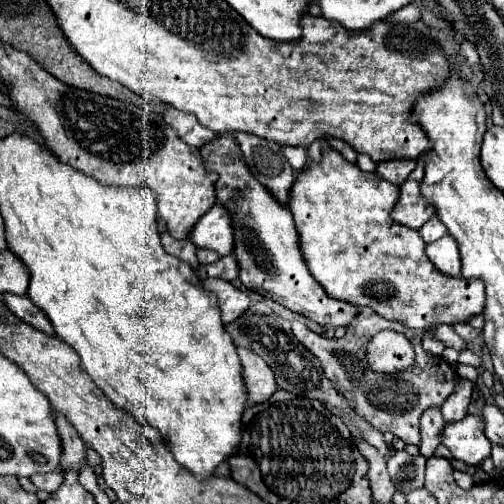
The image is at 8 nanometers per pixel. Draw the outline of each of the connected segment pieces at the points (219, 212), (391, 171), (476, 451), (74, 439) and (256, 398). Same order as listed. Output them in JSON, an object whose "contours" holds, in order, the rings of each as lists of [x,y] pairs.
{"contours":[[[[214,205],[194,227],[190,241],[196,247],[206,247],[218,255],[228,255],[234,251],[232,217],[222,205]]],[[[392,159],[392,161],[378,163],[376,173],[394,185],[400,185],[400,183],[404,183],[404,179],[408,179],[408,175],[414,171],[414,167],[416,167],[416,161]]],[[[468,415],[460,421],[446,423],[440,441],[454,453],[456,459],[478,469],[474,473],[476,483],[490,479],[482,471],[482,463],[486,457],[490,457],[492,451],[492,443],[484,435],[484,419],[480,419],[478,415]]],[[[56,413],[54,419],[56,419],[56,427],[64,445],[64,453],[60,461],[62,469],[82,469],[86,461],[86,443],[80,439],[80,435],[74,431],[74,427],[66,421],[62,413]]],[[[238,347],[238,355],[244,365],[244,383],[248,389],[248,403],[252,405],[252,403],[268,401],[272,393],[276,391],[276,379],[272,369],[254,351]]]]}

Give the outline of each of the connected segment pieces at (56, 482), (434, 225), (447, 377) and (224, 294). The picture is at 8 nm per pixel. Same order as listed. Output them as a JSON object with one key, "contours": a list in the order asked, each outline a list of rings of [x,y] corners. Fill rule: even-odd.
{"contours":[[[[56,469],[54,473],[38,473],[38,475],[32,475],[30,479],[32,479],[32,483],[38,489],[44,489],[48,493],[54,493],[62,485],[62,481],[64,481],[64,471],[62,469]]],[[[432,215],[432,219],[428,219],[428,223],[424,223],[424,227],[420,229],[420,235],[426,243],[432,243],[432,241],[440,239],[442,235],[446,235],[446,227],[440,223],[440,219],[436,219]]],[[[368,307],[360,309],[360,315],[352,321],[352,325],[348,327],[344,339],[320,337],[314,331],[310,331],[306,325],[302,325],[300,321],[292,323],[292,331],[294,331],[296,339],[312,355],[316,355],[320,359],[326,377],[336,385],[336,391],[346,399],[346,403],[356,411],[356,415],[364,417],[364,421],[368,421],[376,431],[382,431],[382,433],[390,431],[396,437],[400,437],[404,443],[420,445],[420,415],[428,407],[440,407],[446,401],[446,397],[454,391],[456,383],[460,381],[458,373],[454,371],[454,367],[444,357],[436,357],[436,355],[422,349],[424,331],[408,329],[398,321],[382,319],[380,315],[376,315],[376,311],[372,311]],[[382,329],[400,331],[408,339],[414,339],[416,363],[402,371],[402,389],[390,389],[390,397],[372,397],[374,391],[384,387],[386,375],[374,373],[368,367],[368,363],[366,363],[366,345],[368,345],[370,337],[376,335],[378,331],[382,331]]],[[[208,277],[208,279],[204,279],[202,285],[206,291],[212,291],[218,297],[218,305],[222,309],[222,323],[224,325],[236,321],[250,305],[248,295],[224,279]]]]}

